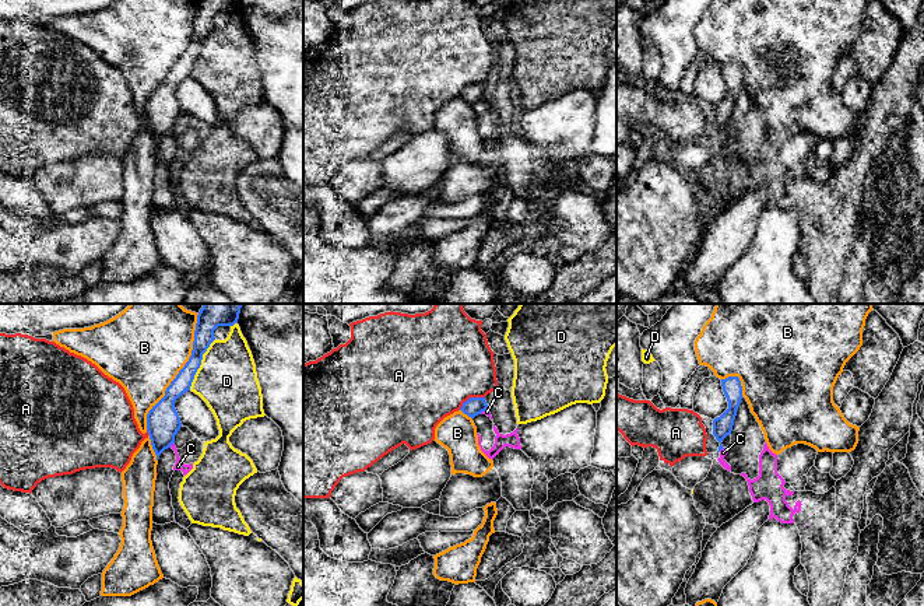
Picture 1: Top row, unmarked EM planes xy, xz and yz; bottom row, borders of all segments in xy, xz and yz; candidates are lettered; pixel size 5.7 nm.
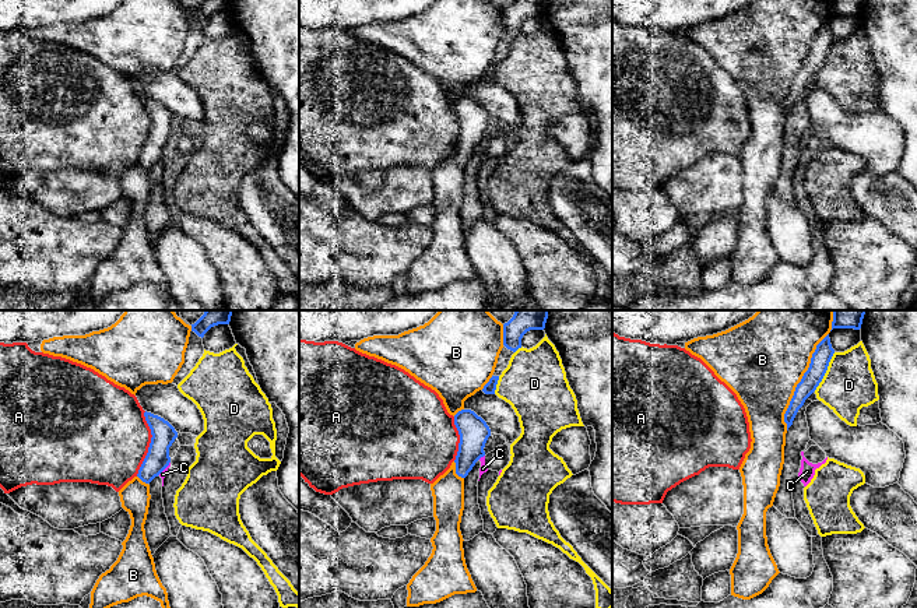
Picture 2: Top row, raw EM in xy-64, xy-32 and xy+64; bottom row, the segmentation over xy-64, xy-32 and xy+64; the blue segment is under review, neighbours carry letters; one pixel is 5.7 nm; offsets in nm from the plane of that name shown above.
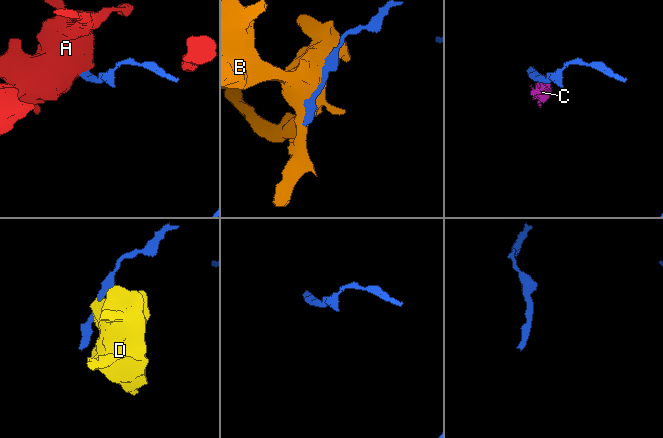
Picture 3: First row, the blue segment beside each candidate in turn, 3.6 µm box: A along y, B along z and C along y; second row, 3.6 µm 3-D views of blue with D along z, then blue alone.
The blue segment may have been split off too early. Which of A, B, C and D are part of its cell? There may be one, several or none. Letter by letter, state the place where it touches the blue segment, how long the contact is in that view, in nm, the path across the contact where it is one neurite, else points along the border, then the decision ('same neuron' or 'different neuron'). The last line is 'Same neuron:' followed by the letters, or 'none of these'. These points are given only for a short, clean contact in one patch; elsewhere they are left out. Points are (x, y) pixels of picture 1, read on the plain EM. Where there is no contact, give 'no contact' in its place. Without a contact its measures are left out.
A: xz (470, 84) | 170 nm | along xz (484, 83), (470, 83), (459, 95) | different neuron
B: xy (179, 59) | 750 nm | different neuron
C: xy (171, 130) | 40 nm | along xy (174, 129), (169, 133) | different neuron
D: xy (200, 51) | 340 nm | along xy (215, 25), (203, 41), (201, 51), (189, 76) | different neuron
Same neuron: none of these

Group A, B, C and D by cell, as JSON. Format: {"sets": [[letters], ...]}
{"sets": [["A"], ["B"], ["C", "D"]]}

